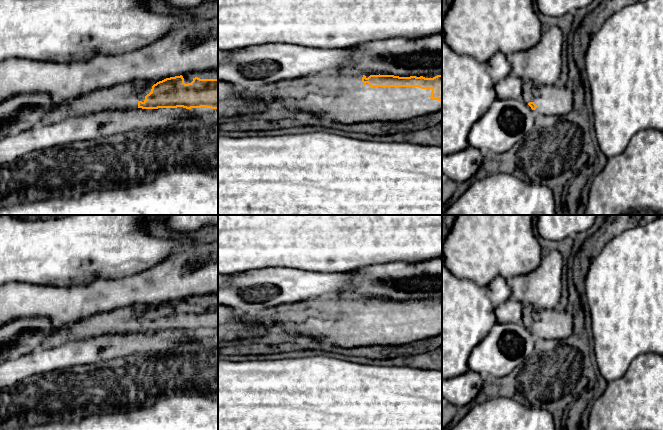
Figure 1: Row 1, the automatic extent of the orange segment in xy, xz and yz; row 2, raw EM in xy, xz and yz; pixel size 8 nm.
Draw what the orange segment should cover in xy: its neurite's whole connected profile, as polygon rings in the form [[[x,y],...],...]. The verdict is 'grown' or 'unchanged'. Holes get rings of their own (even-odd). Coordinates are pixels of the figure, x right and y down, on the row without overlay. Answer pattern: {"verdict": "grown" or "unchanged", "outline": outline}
{"verdict": "grown", "outline": [[[218,292],[191,295],[159,306],[136,305],[60,325],[48,346],[112,333],[218,333]]]}

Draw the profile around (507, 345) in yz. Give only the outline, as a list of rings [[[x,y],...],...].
[[[496,322],[471,351],[468,370],[481,377],[504,377],[533,352],[535,339],[523,324]]]

